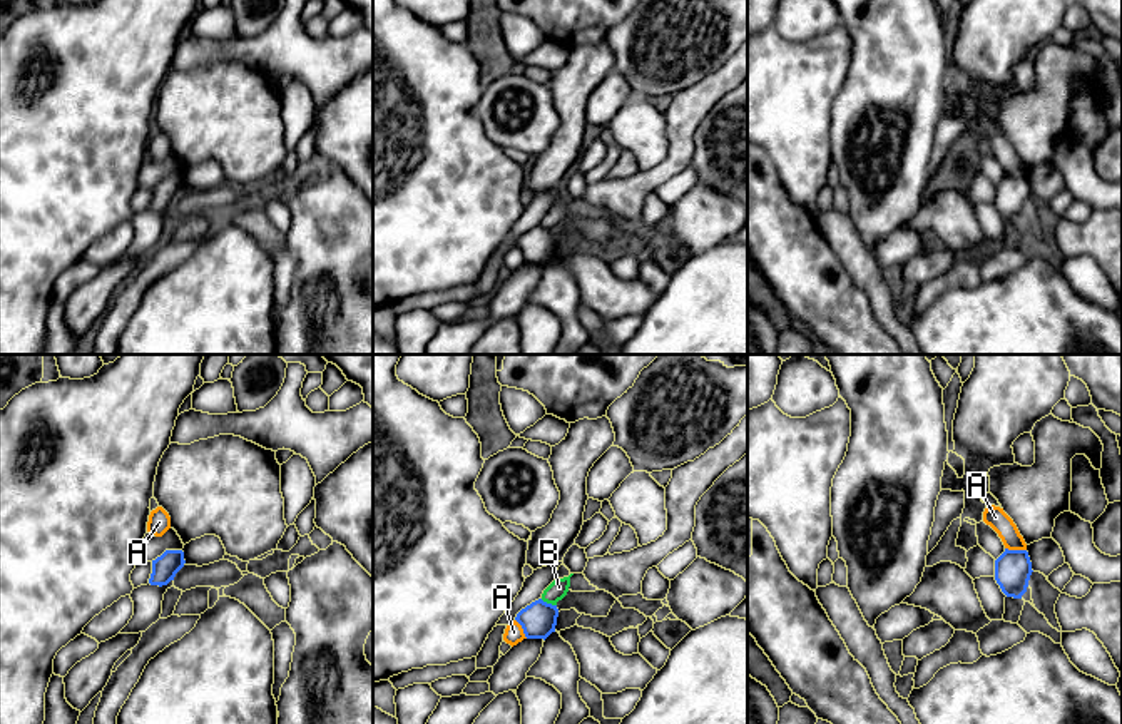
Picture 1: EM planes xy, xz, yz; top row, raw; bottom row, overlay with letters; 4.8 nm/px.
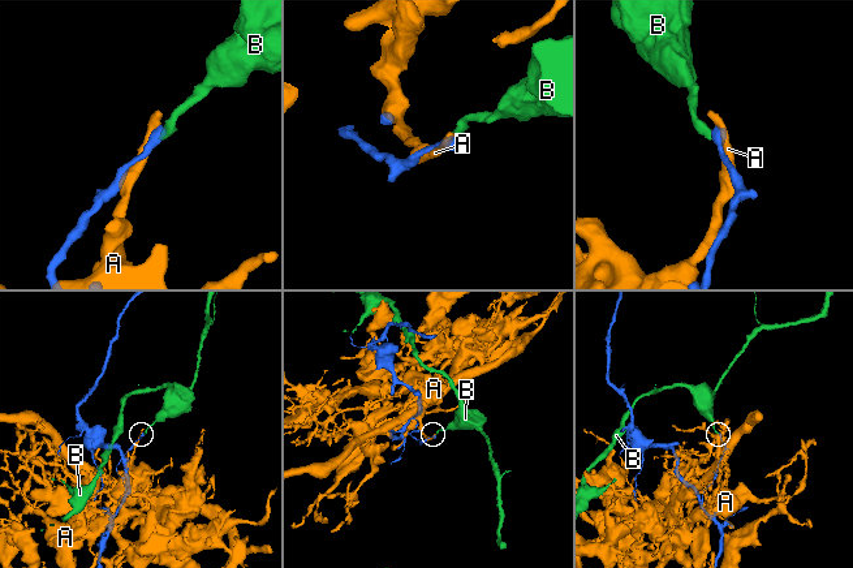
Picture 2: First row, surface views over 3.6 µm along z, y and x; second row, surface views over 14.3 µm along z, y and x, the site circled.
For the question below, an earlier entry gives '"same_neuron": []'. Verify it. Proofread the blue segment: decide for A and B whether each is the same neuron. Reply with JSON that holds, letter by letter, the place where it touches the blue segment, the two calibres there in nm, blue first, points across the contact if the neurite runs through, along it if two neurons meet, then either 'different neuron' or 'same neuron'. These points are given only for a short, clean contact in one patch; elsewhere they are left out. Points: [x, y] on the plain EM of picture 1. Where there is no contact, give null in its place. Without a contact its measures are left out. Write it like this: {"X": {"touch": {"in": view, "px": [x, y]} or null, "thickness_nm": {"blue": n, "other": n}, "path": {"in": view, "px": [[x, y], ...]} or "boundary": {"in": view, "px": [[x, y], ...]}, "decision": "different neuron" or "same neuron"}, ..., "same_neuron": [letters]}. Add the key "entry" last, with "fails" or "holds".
{"A": {"touch": {"in": "yz", "px": [1015, 176]}, "thickness_nm": {"blue": 180, "other": 100}, "decision": "different neuron"}, "B": {"touch": {"in": "xz", "px": [549, 229]}, "thickness_nm": {"blue": 170, "other": 90}, "boundary": {"in": "xz", "px": [[540, 224], [555, 231]]}, "decision": "different neuron"}, "same_neuron": [], "entry": "holds"}

